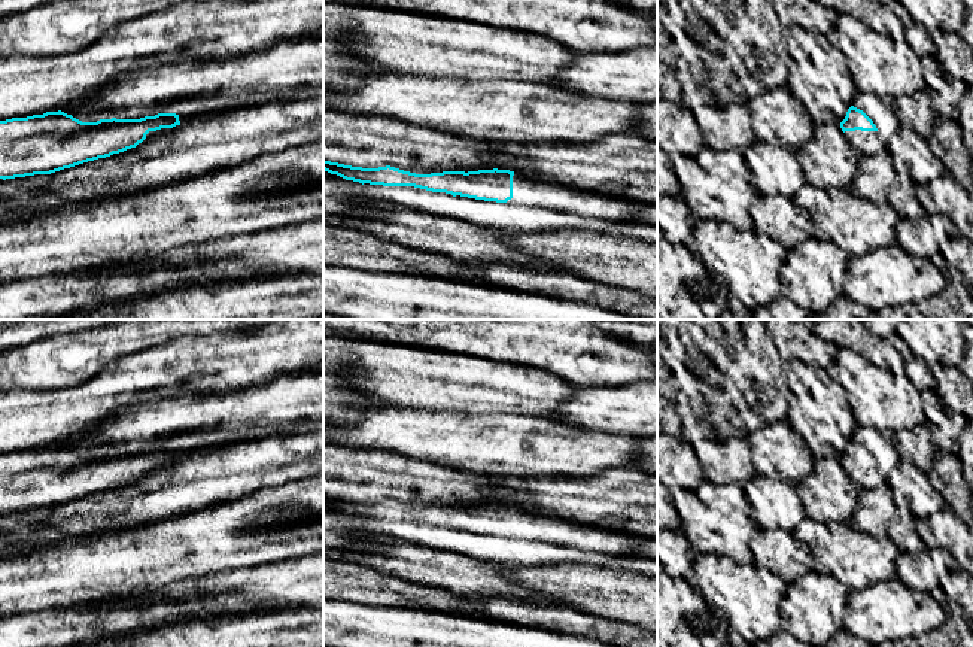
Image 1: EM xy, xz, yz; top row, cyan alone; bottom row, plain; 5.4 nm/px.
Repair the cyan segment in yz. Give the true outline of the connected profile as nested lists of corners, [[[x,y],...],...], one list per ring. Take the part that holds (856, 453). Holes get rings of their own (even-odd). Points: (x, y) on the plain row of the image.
[[[851,440],[840,462],[860,489],[875,489],[885,483],[885,476],[873,455],[860,443]]]

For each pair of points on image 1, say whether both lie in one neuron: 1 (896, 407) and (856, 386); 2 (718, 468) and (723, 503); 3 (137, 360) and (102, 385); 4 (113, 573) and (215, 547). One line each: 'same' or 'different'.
1: same
2: different
3: same
4: same

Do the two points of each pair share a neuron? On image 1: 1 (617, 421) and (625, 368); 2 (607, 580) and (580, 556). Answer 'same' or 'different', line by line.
1: different
2: different

